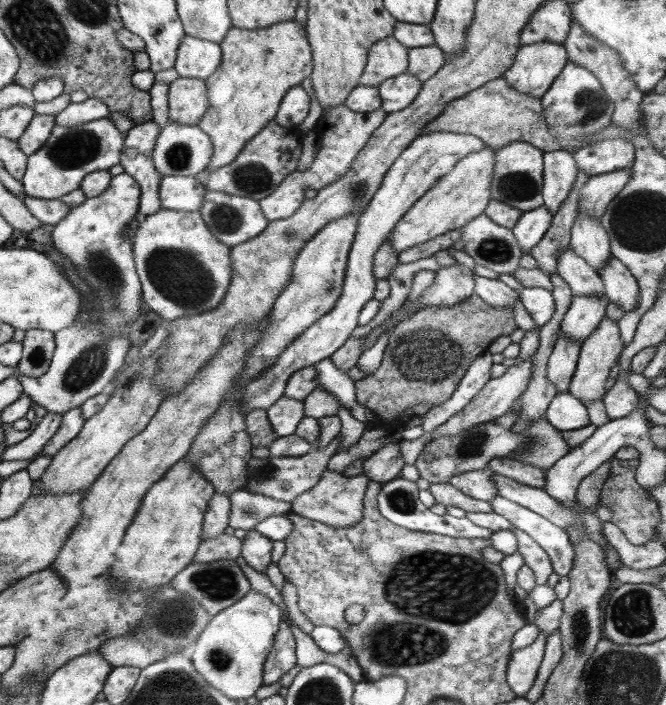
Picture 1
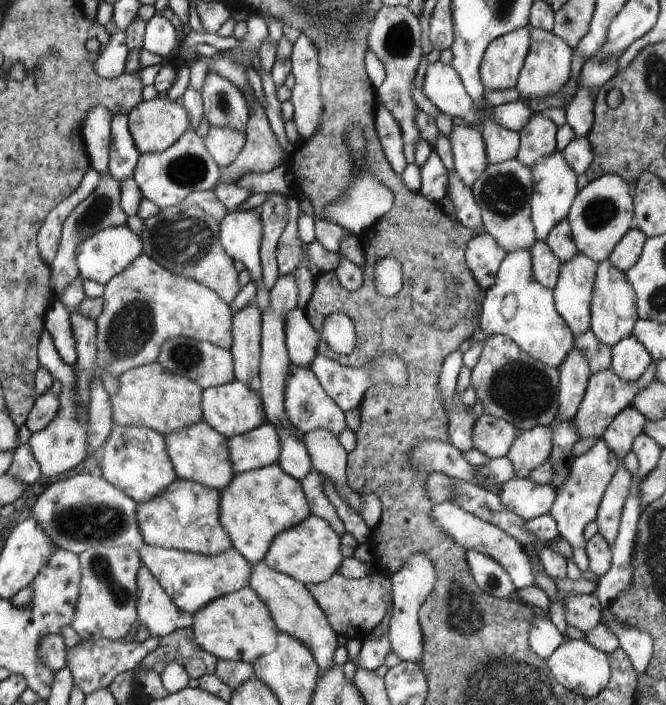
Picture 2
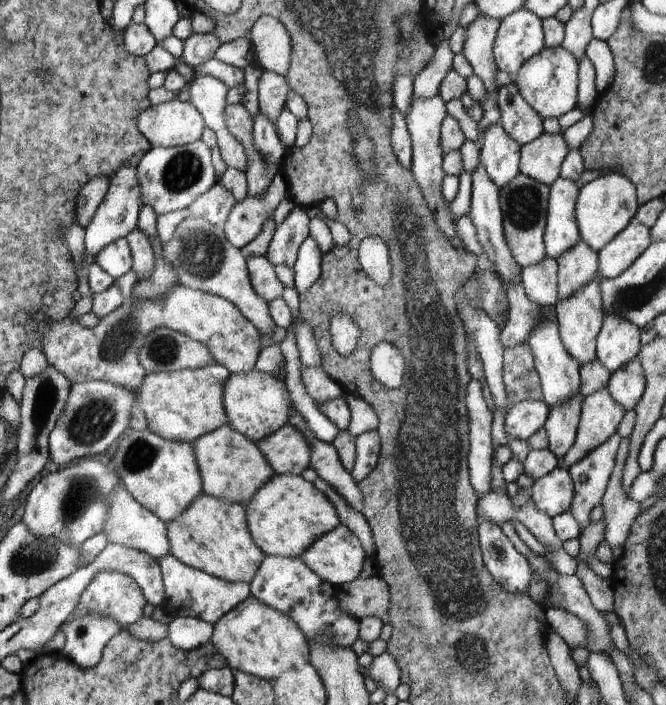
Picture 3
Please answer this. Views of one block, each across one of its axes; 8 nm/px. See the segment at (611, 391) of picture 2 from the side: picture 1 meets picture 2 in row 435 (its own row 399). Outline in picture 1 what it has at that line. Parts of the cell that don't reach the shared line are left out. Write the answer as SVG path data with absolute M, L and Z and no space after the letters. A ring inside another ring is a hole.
M605 316L602 318L598 329L587 338L587 342L581 345L576 370L572 376L568 392L582 402L602 401L607 391L606 380L610 376L610 370L618 361L618 356L621 355L624 348L625 345L619 333L619 326L614 320Z

